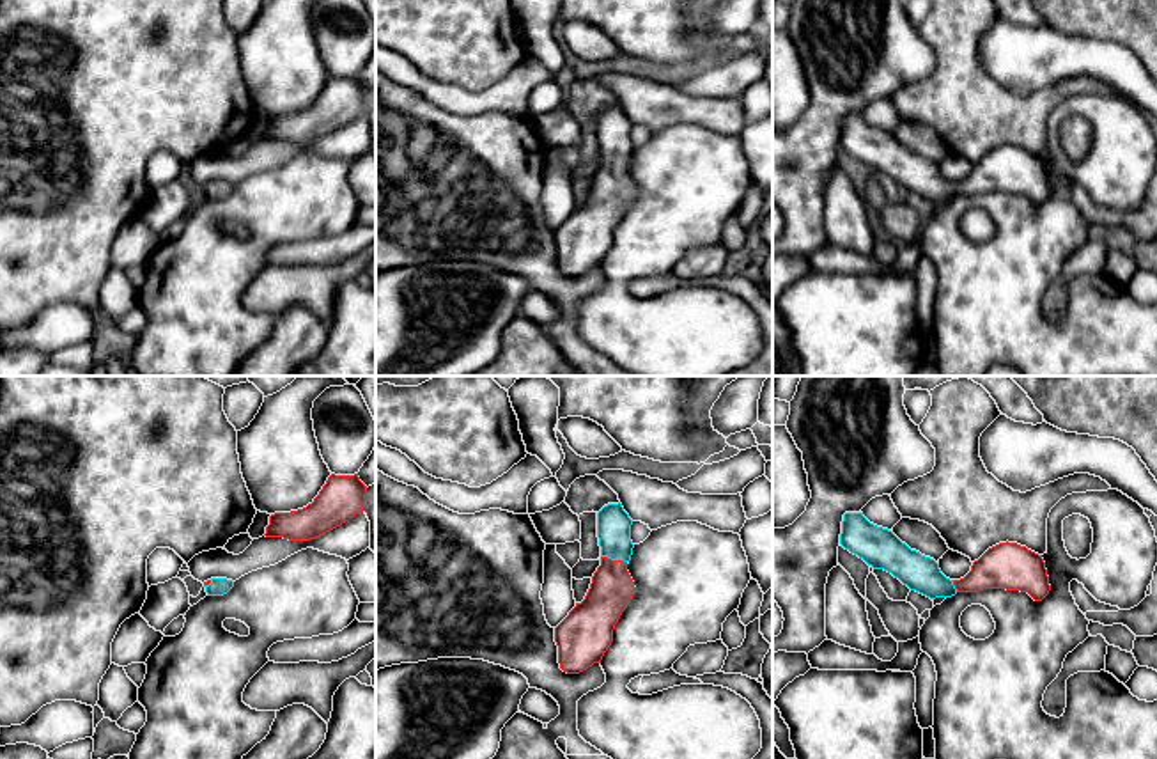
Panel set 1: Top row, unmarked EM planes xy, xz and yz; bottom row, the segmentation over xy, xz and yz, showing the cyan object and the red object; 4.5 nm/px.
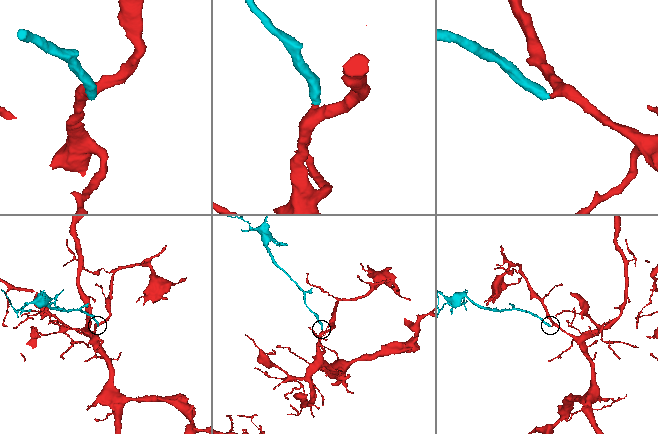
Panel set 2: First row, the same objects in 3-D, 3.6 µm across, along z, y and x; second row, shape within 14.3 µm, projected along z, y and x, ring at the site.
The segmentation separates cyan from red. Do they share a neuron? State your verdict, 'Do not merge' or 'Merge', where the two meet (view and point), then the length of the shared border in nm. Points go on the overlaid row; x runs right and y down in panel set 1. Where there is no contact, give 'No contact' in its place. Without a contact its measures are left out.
Merge. Touches cyan at xz (613, 559). Shared border 120 nm

